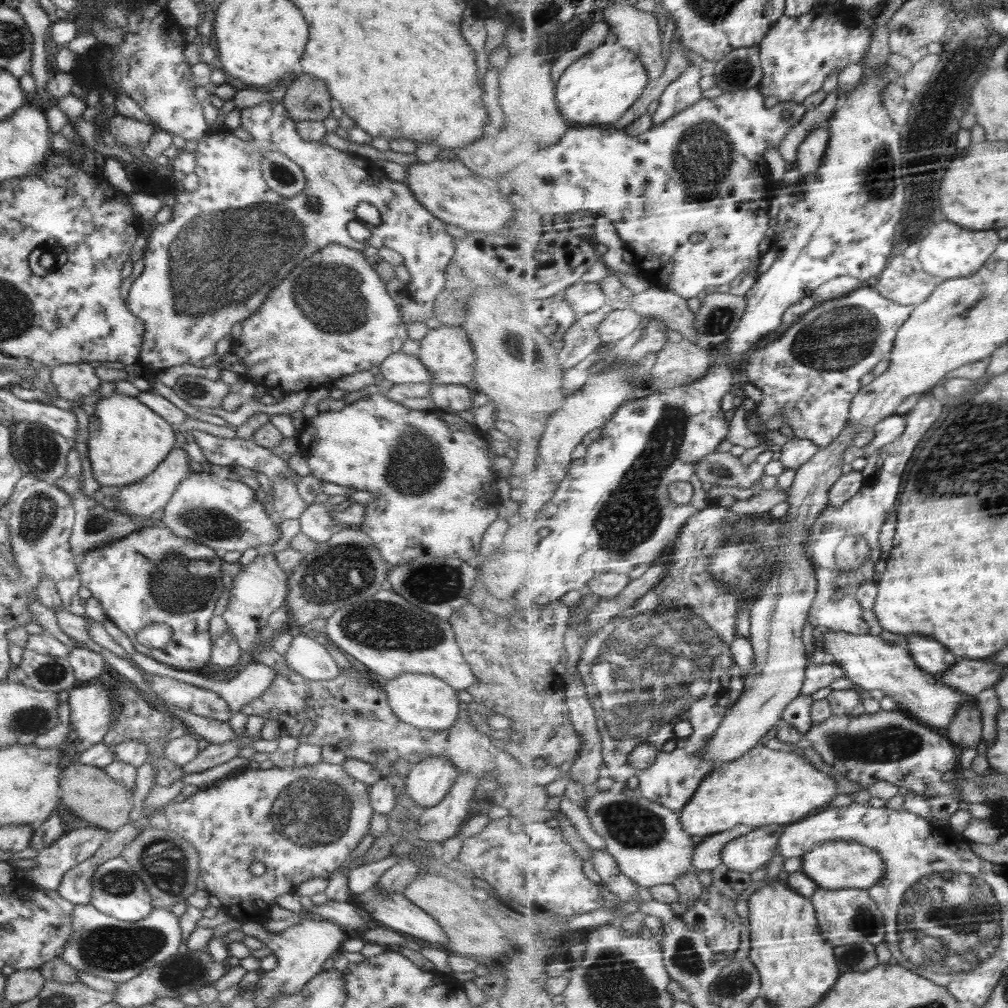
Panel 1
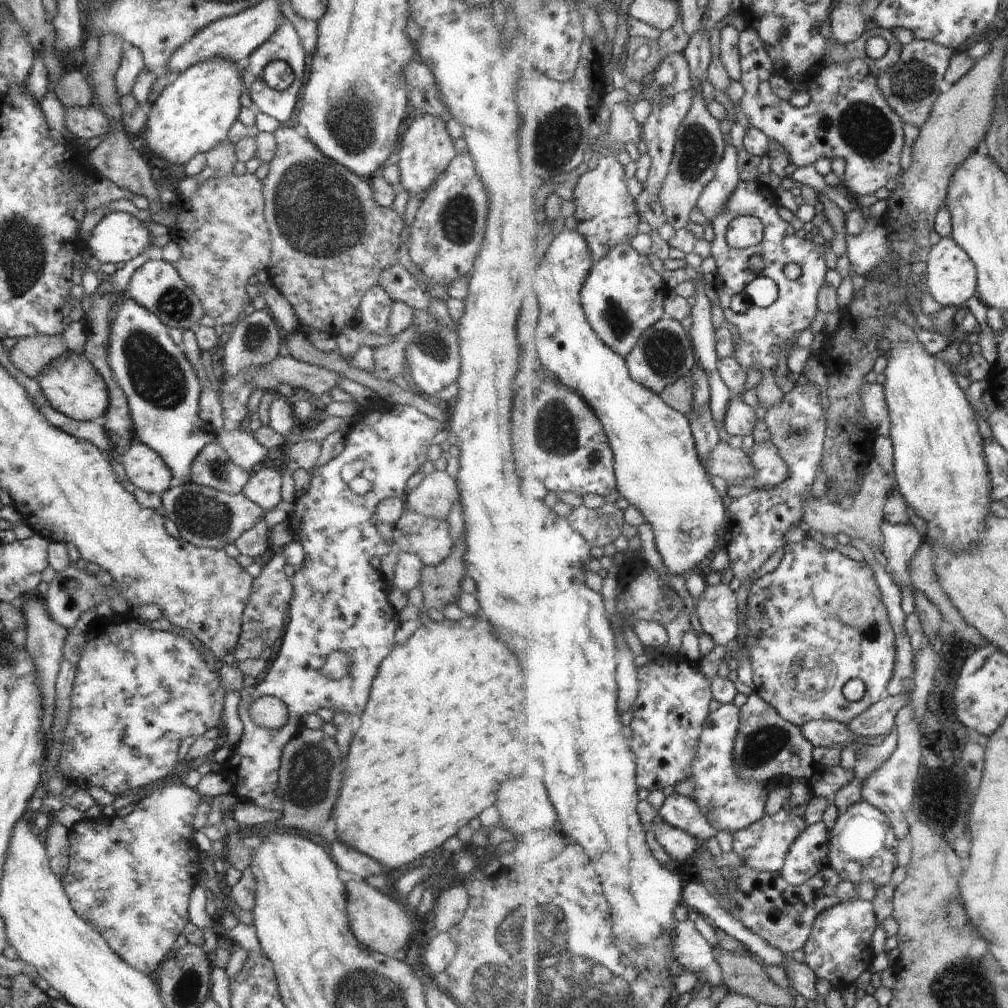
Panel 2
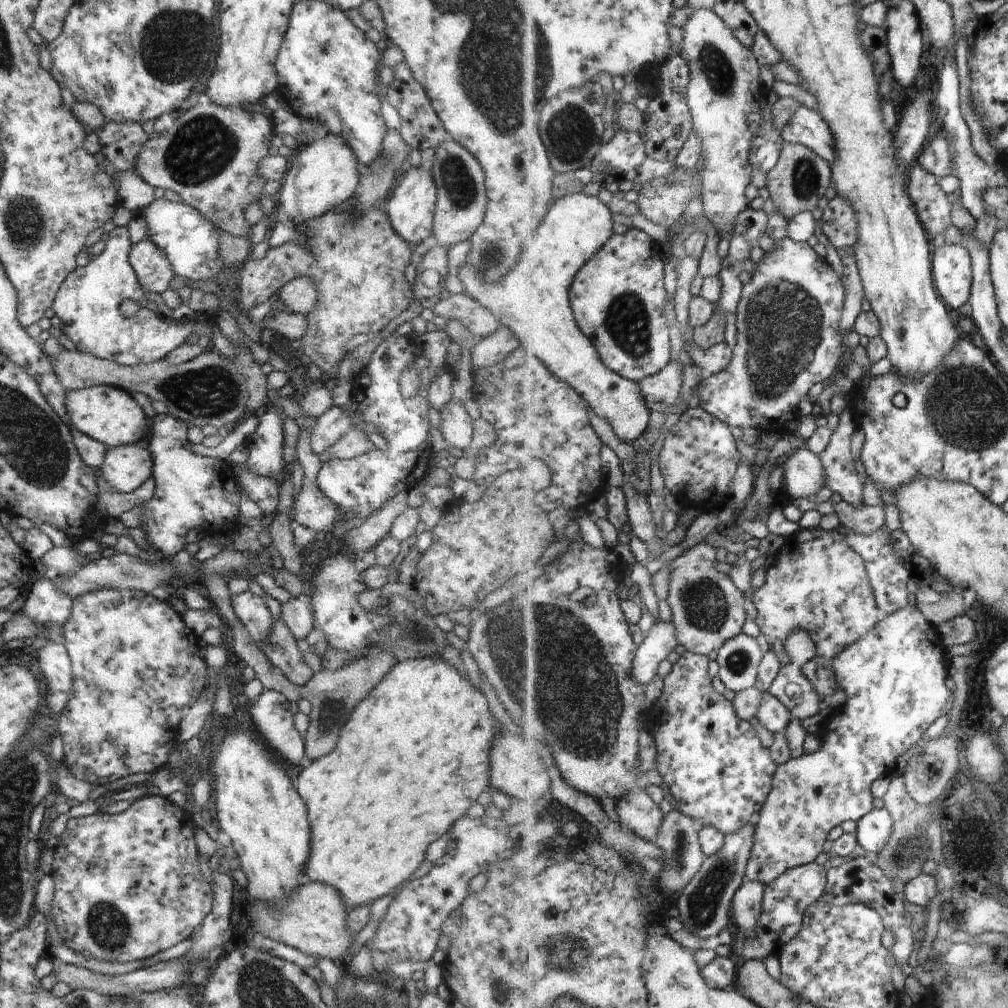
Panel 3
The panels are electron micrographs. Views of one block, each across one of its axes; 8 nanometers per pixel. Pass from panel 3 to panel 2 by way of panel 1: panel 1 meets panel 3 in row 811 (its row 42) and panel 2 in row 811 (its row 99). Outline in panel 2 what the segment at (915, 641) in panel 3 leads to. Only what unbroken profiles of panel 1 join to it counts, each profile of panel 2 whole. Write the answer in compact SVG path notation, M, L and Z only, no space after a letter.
M808 804L806 806L786 806L774 816L766 816L759 820L752 828L746 828L742 832L735 832L733 843L734 850L742 856L742 860L750 866L750 868L758 868L762 872L781 873L786 864L786 858L792 850L792 844L800 838L800 834L804 834L810 824L806 820L806 812L808 812Z

